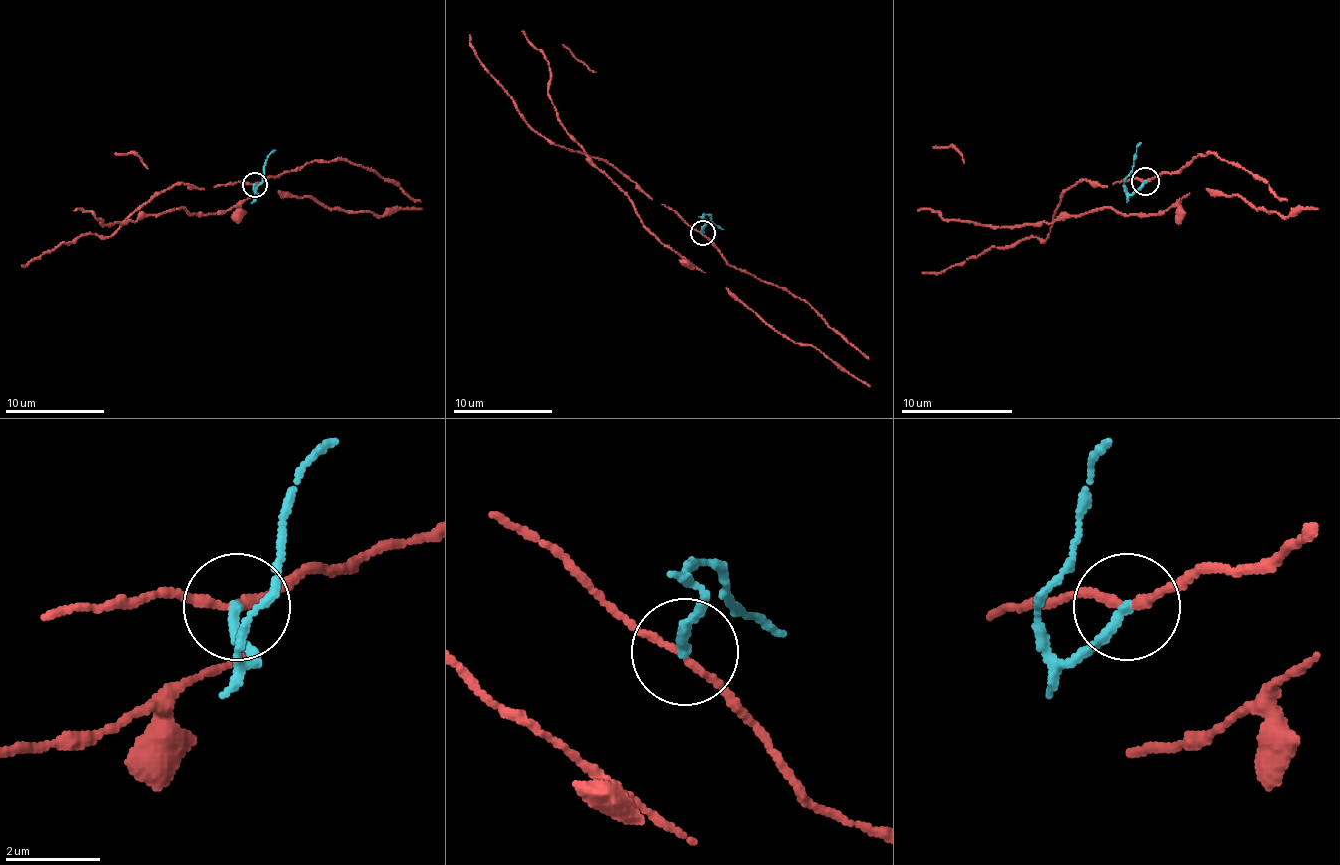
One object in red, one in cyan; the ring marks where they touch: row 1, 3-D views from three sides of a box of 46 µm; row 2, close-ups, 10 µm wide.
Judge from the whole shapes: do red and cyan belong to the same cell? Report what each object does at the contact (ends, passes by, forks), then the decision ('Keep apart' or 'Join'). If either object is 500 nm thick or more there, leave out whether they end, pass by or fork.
At the ring red passes by. At the ring cyan ends. Keep apart

